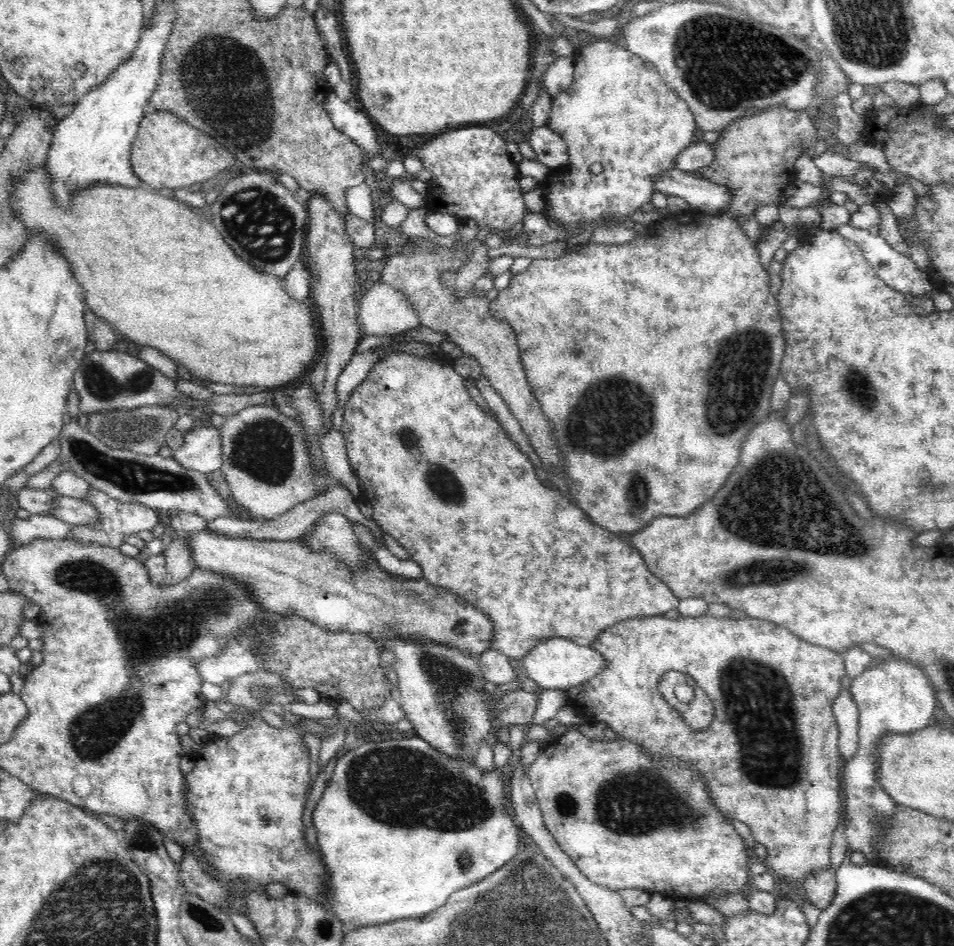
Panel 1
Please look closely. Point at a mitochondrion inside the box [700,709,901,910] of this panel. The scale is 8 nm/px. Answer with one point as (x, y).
(875, 816)

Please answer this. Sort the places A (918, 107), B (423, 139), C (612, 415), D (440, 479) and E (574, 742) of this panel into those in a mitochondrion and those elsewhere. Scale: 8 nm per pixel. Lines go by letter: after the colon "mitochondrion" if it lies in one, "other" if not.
A: other
B: other
C: mitochondrion
D: mitochondrion
E: other

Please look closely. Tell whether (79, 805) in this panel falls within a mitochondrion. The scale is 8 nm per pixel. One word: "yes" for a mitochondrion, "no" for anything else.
no

